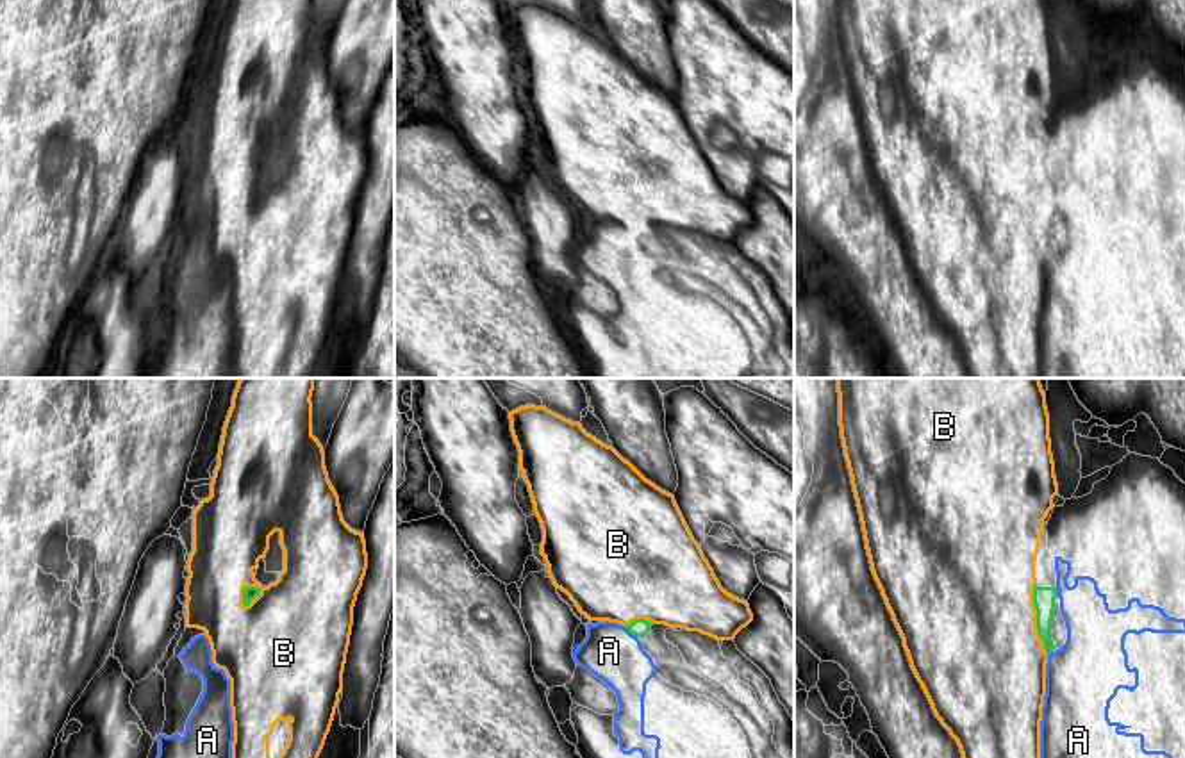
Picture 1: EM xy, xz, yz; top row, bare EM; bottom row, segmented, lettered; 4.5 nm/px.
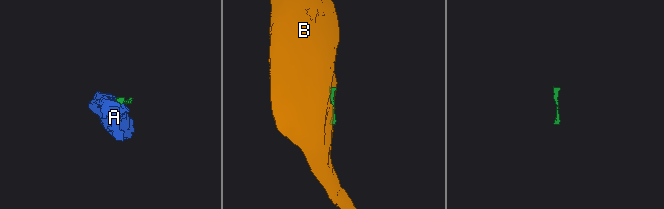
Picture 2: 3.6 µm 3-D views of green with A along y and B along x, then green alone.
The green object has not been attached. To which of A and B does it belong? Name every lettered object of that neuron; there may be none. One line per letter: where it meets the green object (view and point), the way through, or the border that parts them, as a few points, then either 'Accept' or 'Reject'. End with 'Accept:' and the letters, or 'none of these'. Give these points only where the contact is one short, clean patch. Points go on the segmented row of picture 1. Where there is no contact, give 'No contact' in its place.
A: Touches green at xz (630, 632). Accept
B: Touches green at yz (1035, 617). Reject
Accept: A

